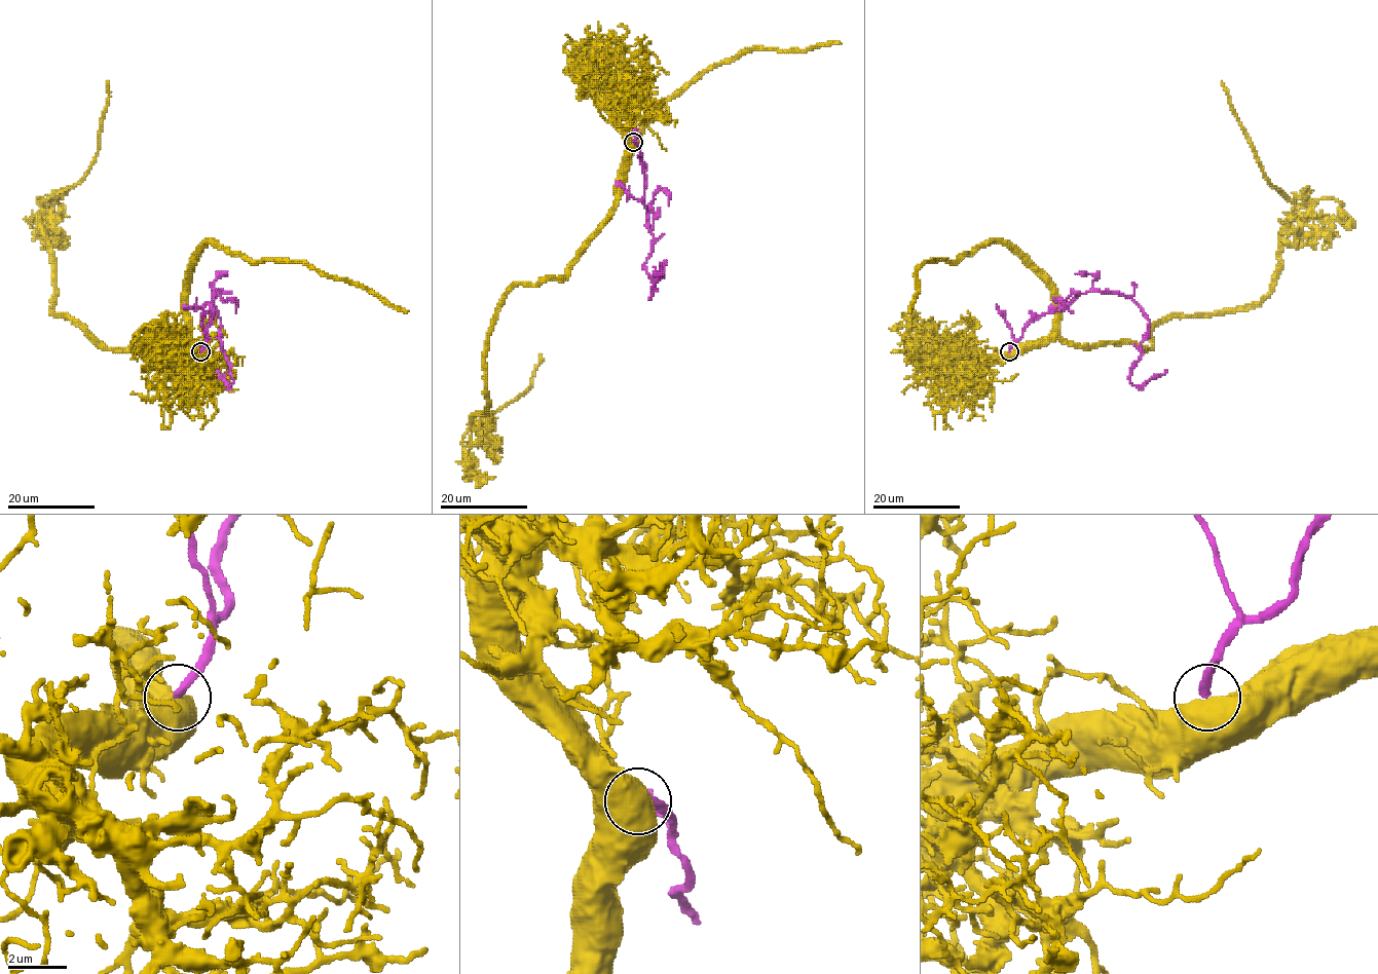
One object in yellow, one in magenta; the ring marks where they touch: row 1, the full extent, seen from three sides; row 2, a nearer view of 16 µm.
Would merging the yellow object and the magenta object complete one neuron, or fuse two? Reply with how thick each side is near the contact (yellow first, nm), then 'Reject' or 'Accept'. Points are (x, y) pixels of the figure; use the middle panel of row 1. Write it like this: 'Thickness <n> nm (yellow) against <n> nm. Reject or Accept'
Thickness 800 nm (yellow) against 300 nm. Reject

